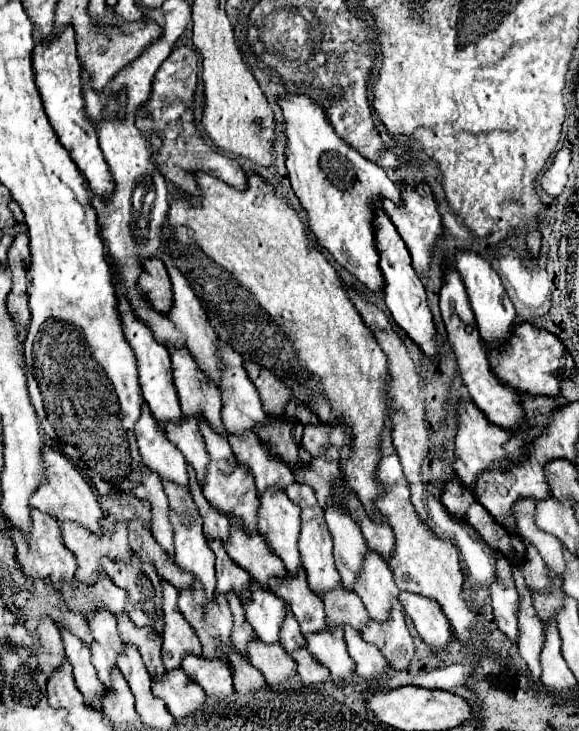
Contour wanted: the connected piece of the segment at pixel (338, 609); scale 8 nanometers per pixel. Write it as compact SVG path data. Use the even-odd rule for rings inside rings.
M333 592L333 596L325 596L325 614L329 628L353 626L353 630L363 632L369 622L369 614L361 604L361 598L355 592Z

